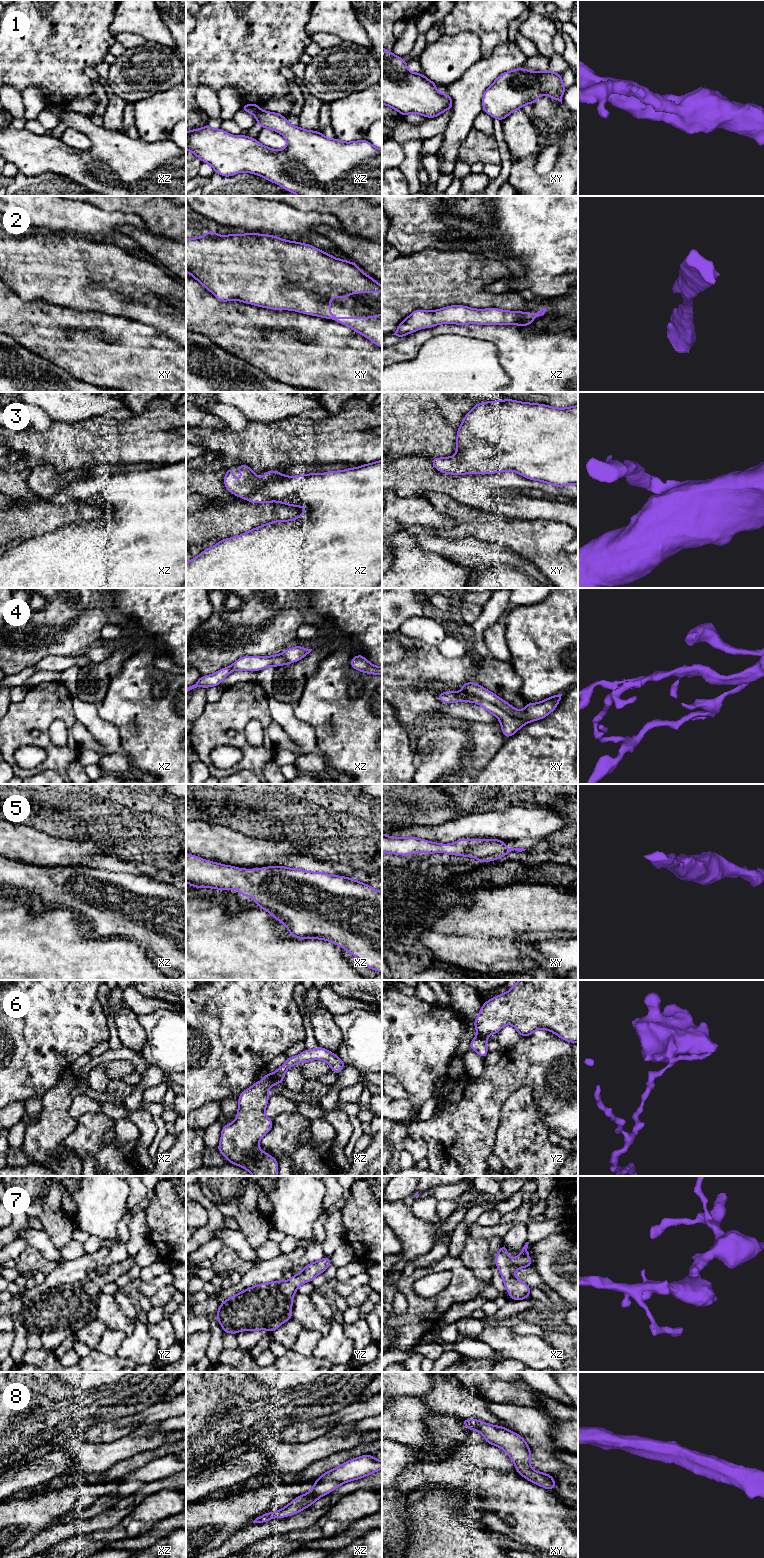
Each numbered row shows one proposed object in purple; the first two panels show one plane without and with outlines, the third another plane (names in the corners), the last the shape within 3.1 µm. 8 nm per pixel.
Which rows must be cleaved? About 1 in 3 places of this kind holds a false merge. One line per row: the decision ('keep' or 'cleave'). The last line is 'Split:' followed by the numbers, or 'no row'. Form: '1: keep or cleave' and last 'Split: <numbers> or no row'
1: keep
2: keep
3: keep
4: cleave
5: keep
6: cleave
7: keep
8: keep
Split: 4, 6

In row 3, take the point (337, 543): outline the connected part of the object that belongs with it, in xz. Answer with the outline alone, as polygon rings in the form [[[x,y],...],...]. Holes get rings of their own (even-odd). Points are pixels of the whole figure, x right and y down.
[[[382,460],[341,471],[299,476],[285,476],[278,470],[267,470],[263,480],[245,464],[238,464],[237,470],[243,474],[240,480],[233,479],[232,467],[226,470],[224,477],[225,488],[235,496],[244,498],[250,503],[280,502],[289,506],[304,506],[307,511],[293,520],[269,522],[239,536],[223,539],[205,549],[186,563],[186,588],[378,588],[382,585]]]

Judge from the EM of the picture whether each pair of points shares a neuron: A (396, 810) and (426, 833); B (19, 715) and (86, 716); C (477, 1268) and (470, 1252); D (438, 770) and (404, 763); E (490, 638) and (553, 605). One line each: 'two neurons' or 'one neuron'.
A: two neurons
B: two neurons
C: one neuron
D: two neurons
E: two neurons

